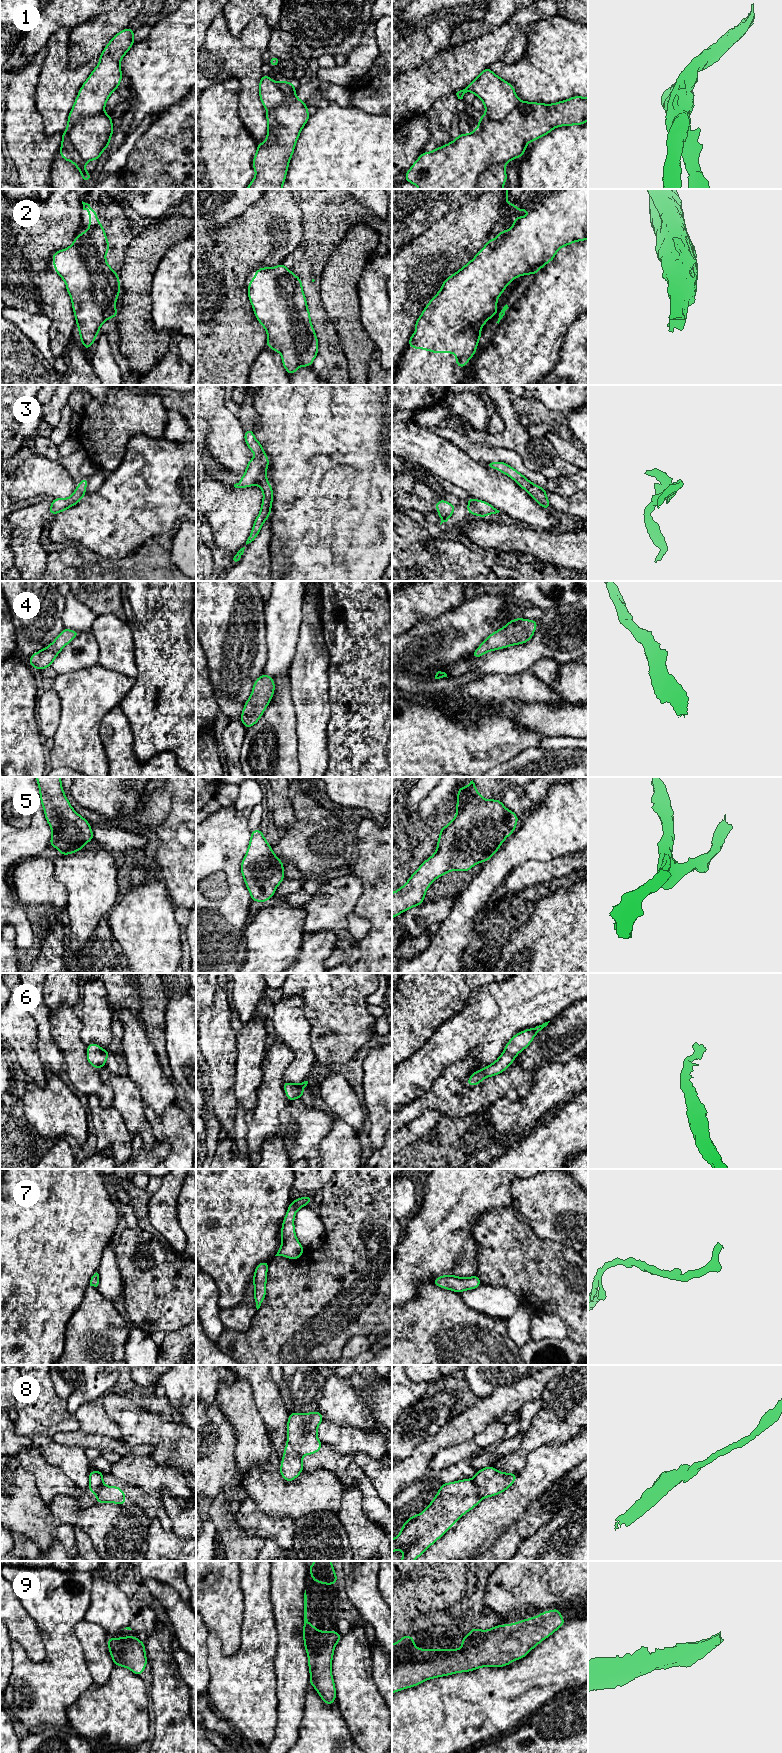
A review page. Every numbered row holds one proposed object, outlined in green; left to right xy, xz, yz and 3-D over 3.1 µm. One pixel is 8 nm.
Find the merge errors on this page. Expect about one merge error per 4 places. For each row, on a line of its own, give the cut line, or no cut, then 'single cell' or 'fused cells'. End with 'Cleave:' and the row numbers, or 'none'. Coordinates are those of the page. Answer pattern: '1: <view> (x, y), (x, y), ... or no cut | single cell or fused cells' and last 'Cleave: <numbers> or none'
1: xy (103, 111), (79, 118), (68, 129), (68, 139), (84, 161) | fused cells
2: no cut | single cell
3: no cut | single cell
4: no cut | single cell
5: no cut | single cell
6: no cut | single cell
7: no cut | single cell
8: yz (472, 1479), (482, 1498) | fused cells
9: no cut | single cell
Cleave: 1, 8

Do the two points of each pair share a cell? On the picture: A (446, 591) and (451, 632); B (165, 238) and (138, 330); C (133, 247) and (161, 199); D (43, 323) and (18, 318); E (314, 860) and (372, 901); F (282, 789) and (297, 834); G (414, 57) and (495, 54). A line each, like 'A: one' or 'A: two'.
A: two
B: one
C: two
D: one
E: two
F: two
G: two

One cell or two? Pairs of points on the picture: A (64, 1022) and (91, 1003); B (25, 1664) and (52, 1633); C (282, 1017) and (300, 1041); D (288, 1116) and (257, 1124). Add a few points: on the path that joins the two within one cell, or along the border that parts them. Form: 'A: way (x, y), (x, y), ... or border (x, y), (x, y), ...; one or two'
A: border (80, 1019), (80, 1039), (83, 1042); two
B: way (38, 1666), (43, 1666), (52, 1657), (52, 1646); one
C: way (288, 1023), (296, 1035); one
D: border (290, 1102), (279, 1112), (279, 1126), (275, 1133); two

